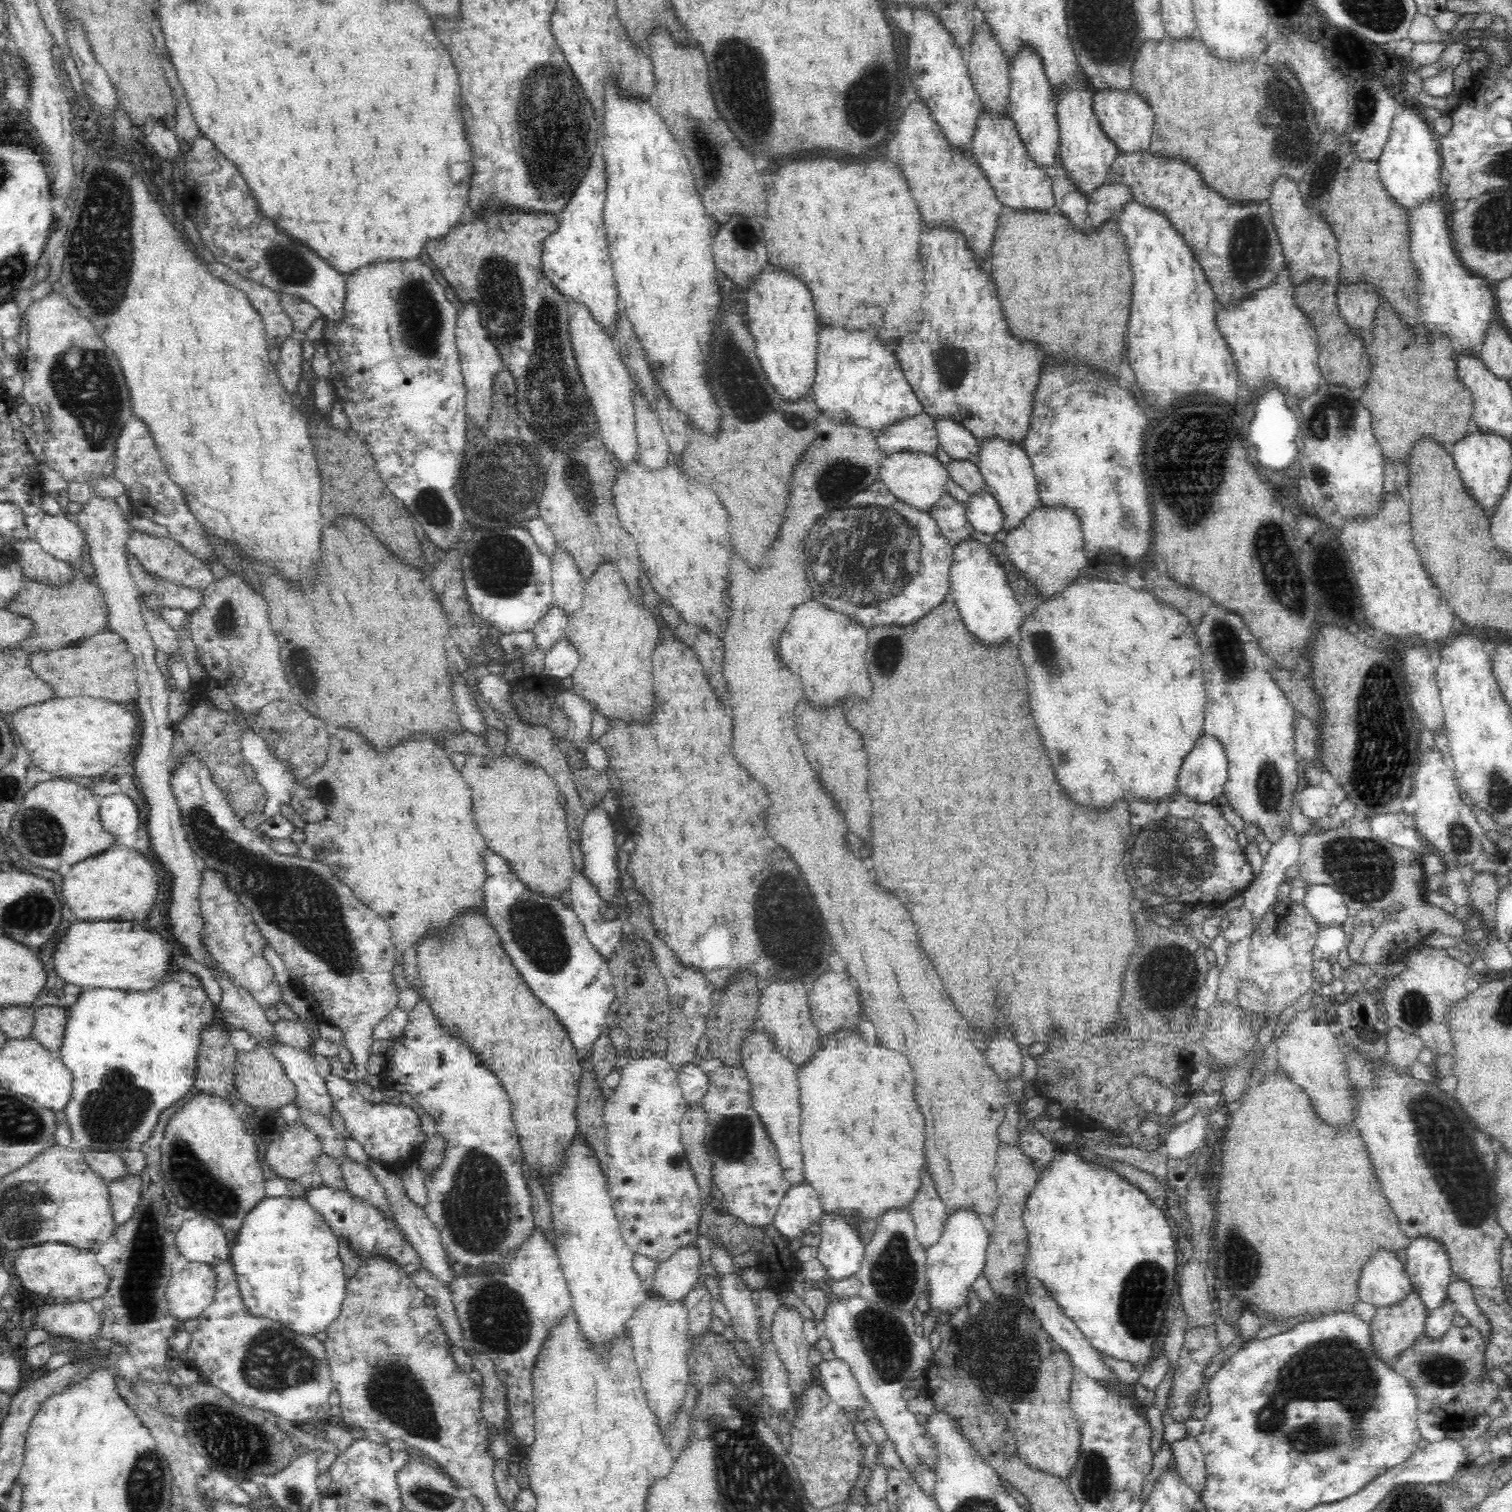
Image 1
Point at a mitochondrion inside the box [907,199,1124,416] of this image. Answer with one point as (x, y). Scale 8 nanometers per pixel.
(951, 364)

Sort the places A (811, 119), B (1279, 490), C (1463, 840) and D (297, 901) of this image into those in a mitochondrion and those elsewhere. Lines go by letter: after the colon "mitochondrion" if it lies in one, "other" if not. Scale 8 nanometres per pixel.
A: other
B: other
C: mitochondrion
D: mitochondrion

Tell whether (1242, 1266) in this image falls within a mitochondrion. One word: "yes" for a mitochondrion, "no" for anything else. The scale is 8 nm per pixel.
yes

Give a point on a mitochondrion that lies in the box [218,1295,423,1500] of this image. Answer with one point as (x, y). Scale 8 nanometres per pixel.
(272, 1361)

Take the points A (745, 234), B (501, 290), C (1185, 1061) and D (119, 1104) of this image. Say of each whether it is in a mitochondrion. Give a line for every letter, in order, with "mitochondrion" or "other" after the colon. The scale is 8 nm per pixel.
A: mitochondrion
B: mitochondrion
C: other
D: mitochondrion

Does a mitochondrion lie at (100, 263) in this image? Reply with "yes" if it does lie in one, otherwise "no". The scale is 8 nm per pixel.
yes

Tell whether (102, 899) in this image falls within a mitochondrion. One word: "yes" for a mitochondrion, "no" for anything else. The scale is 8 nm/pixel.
no

